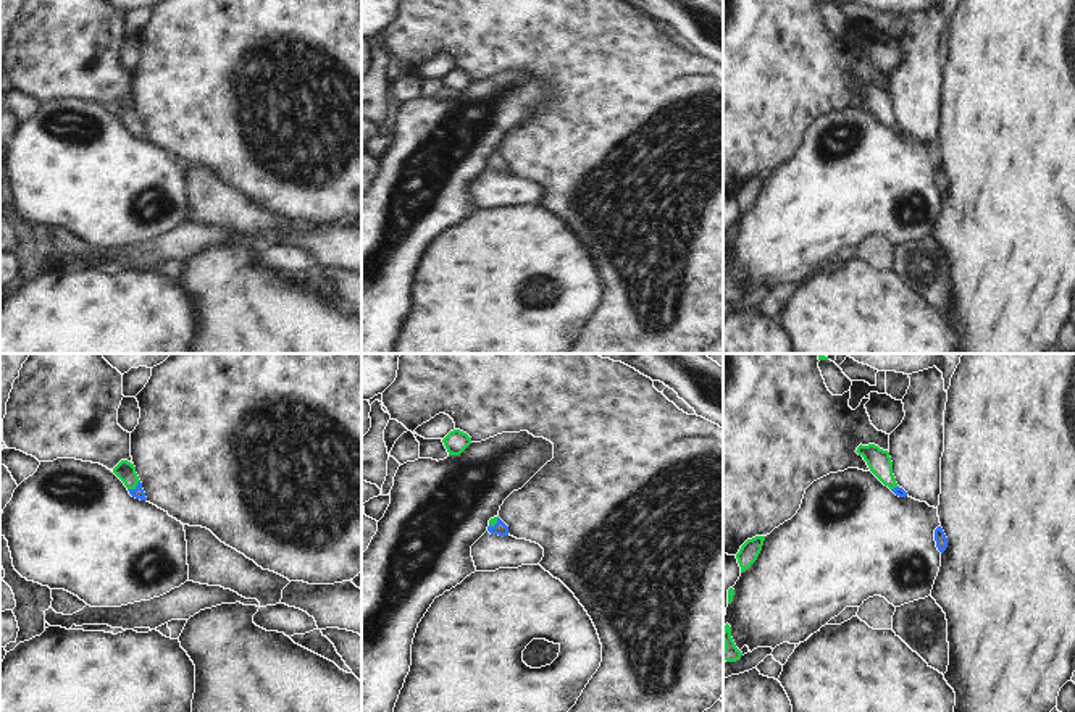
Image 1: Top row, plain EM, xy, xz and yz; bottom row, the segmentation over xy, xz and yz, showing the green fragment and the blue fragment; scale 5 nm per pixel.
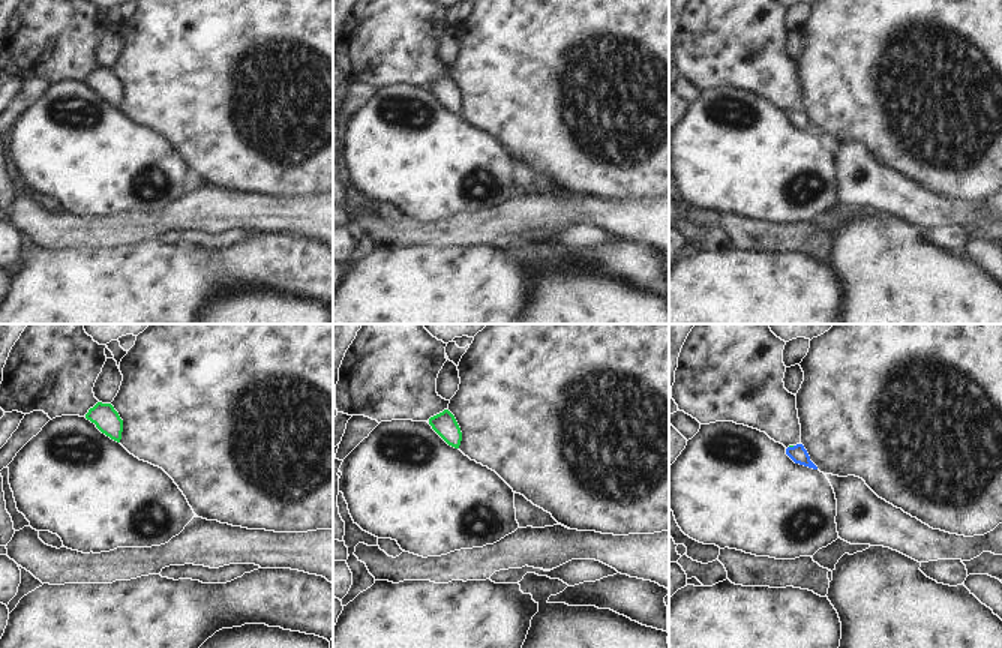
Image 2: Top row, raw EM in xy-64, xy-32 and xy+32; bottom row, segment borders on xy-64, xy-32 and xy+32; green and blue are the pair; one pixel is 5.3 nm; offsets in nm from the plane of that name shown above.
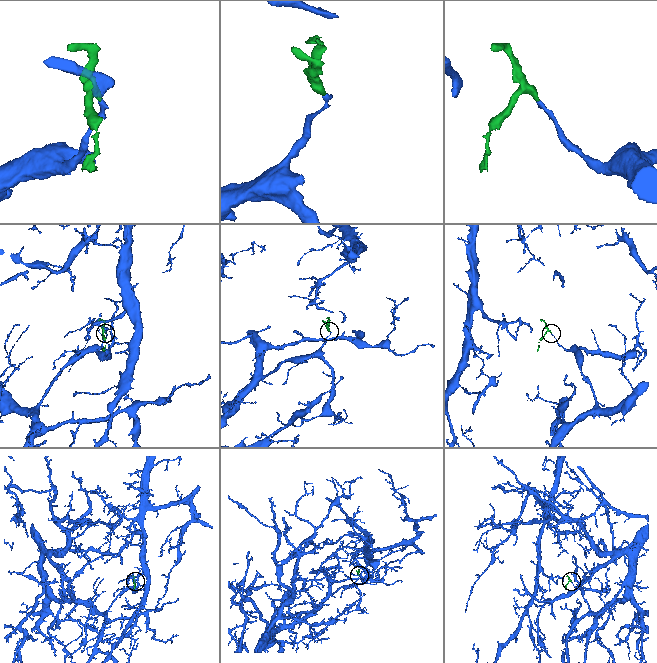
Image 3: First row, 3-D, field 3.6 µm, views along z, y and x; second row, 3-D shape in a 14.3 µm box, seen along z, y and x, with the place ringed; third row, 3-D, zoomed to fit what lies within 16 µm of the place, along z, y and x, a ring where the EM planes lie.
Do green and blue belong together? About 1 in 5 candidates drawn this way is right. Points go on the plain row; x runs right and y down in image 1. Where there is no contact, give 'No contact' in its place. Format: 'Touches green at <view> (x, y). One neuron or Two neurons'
Touches green at xy (134, 125). One neuron.

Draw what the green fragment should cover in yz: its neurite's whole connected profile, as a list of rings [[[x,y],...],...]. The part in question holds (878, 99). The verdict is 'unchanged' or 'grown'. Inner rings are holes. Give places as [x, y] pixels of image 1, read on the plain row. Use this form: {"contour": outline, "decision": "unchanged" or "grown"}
{"contour": [[[860,82],[855,90],[864,95],[870,110],[896,134],[899,136],[907,134],[907,131],[896,121],[896,116],[893,113],[893,100],[888,89],[883,89],[875,82],[868,84]]], "decision": "grown"}

